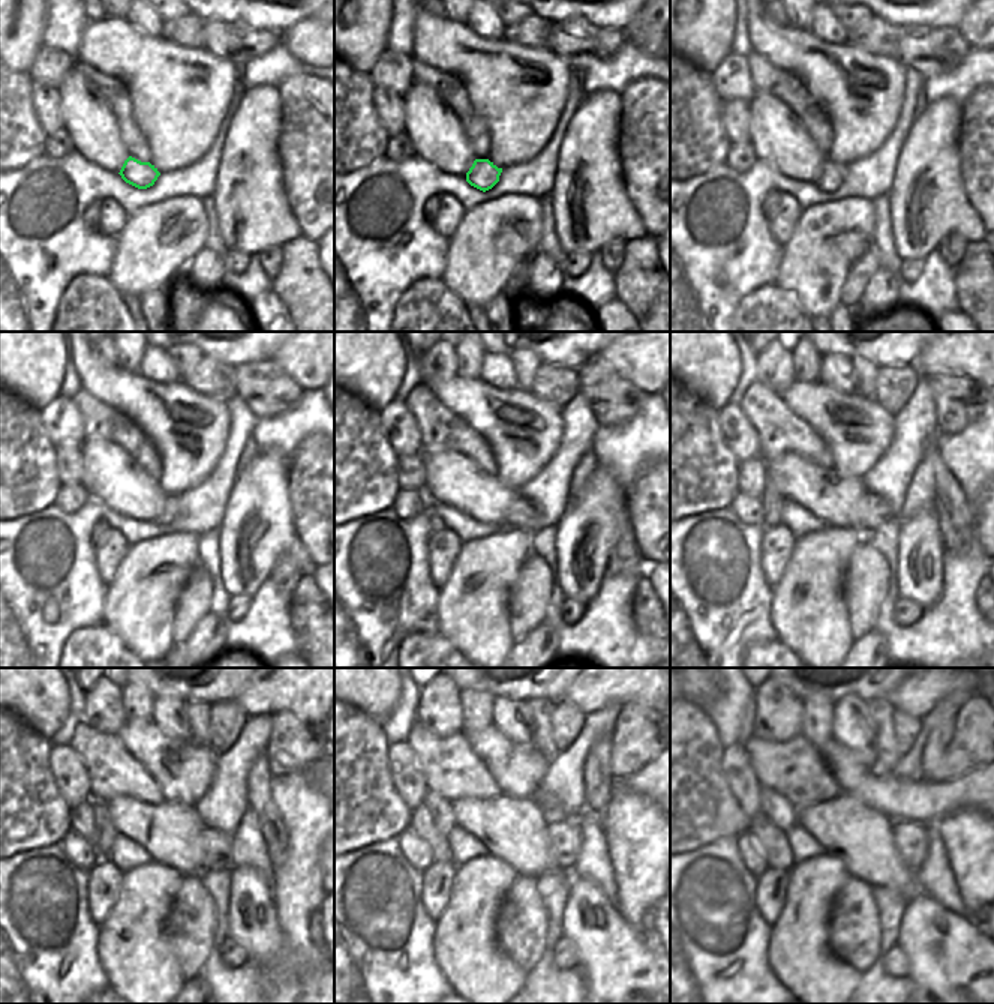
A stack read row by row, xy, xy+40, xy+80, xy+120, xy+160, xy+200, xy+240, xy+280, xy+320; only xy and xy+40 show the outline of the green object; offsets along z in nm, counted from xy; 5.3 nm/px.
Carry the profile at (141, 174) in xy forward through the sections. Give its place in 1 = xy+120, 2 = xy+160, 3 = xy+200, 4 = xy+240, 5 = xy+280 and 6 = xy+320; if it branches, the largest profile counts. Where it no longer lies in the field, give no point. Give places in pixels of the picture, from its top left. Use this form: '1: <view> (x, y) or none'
1: xy+120 (171, 506)
2: xy+160 (522, 514)
3: xy+200 (871, 511)
4: xy+240 (216, 844)
5: xy+280 (564, 835)
6: xy+320 (910, 839)

